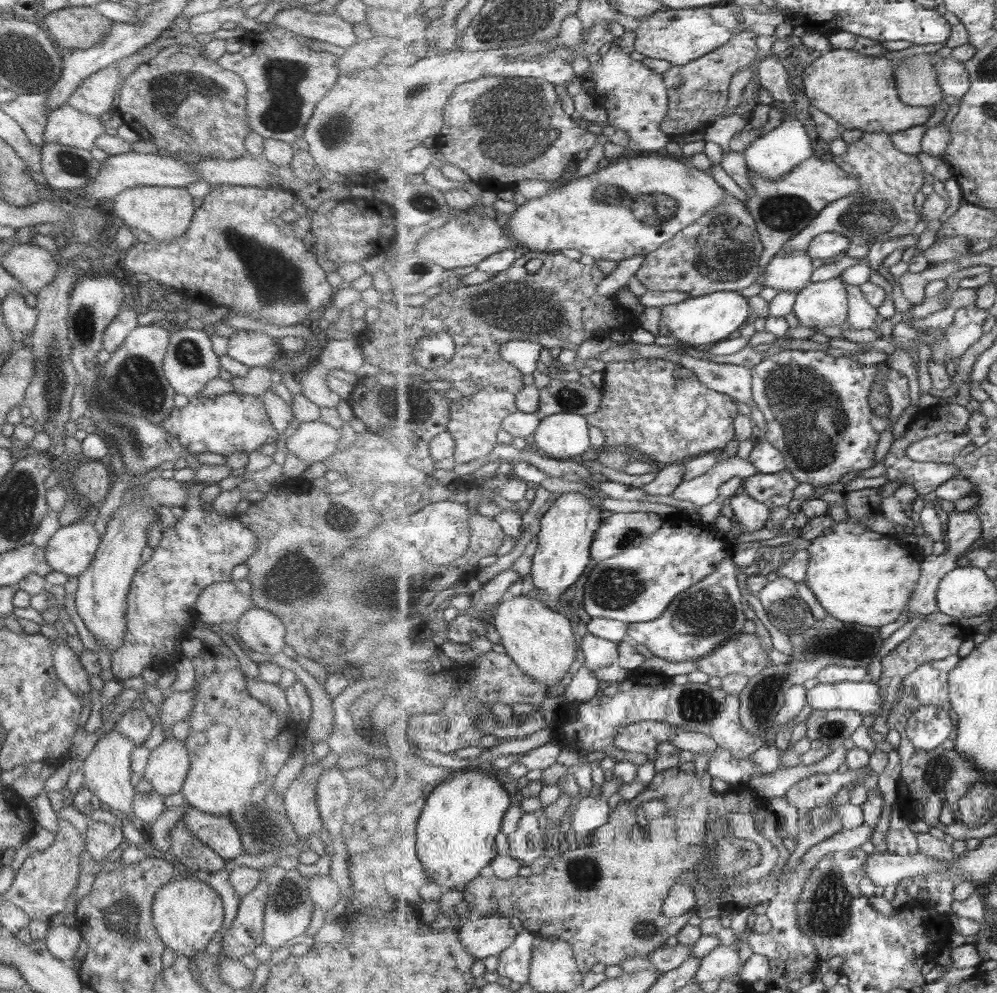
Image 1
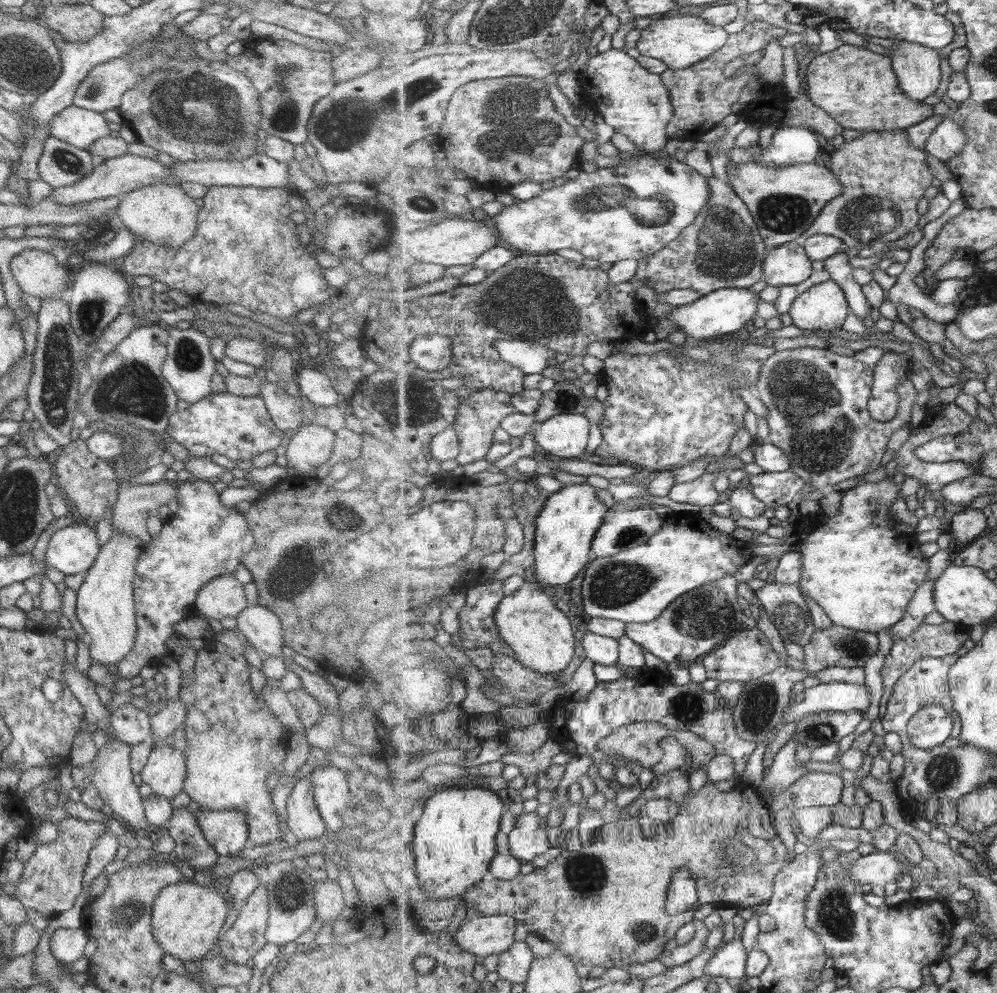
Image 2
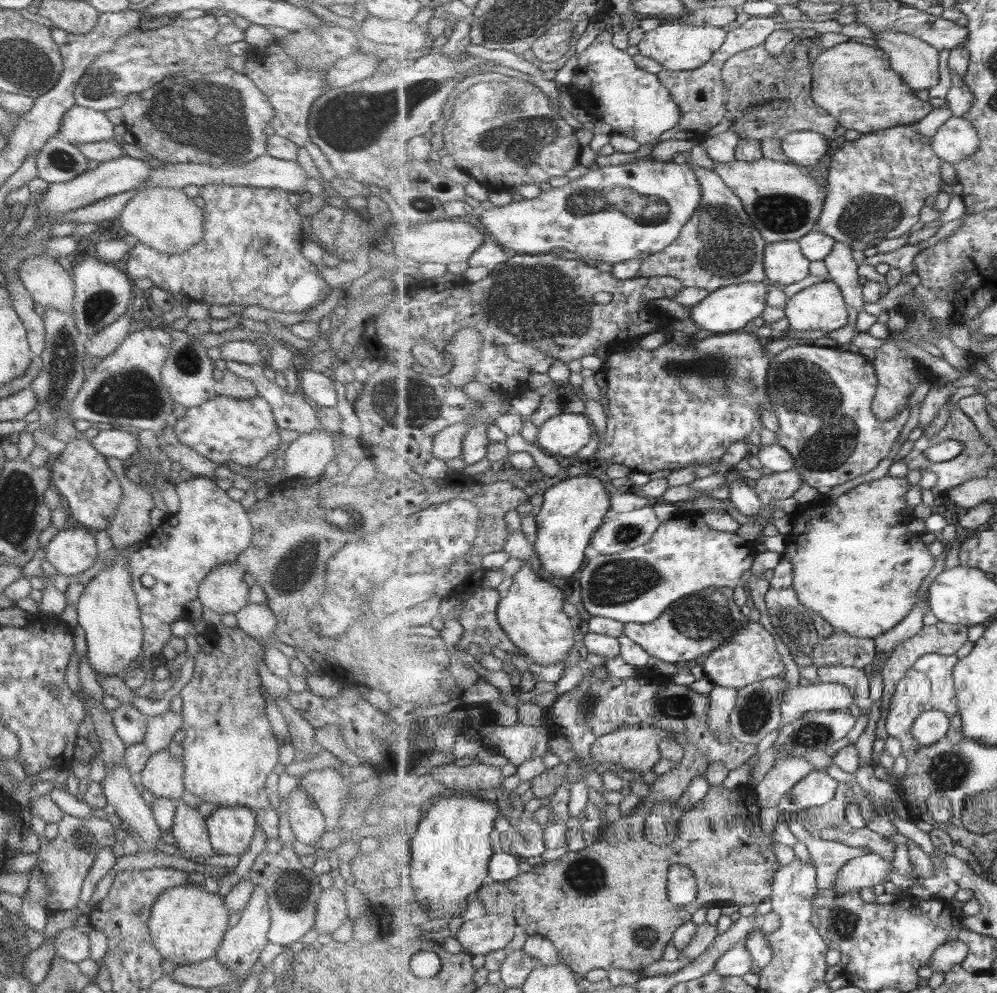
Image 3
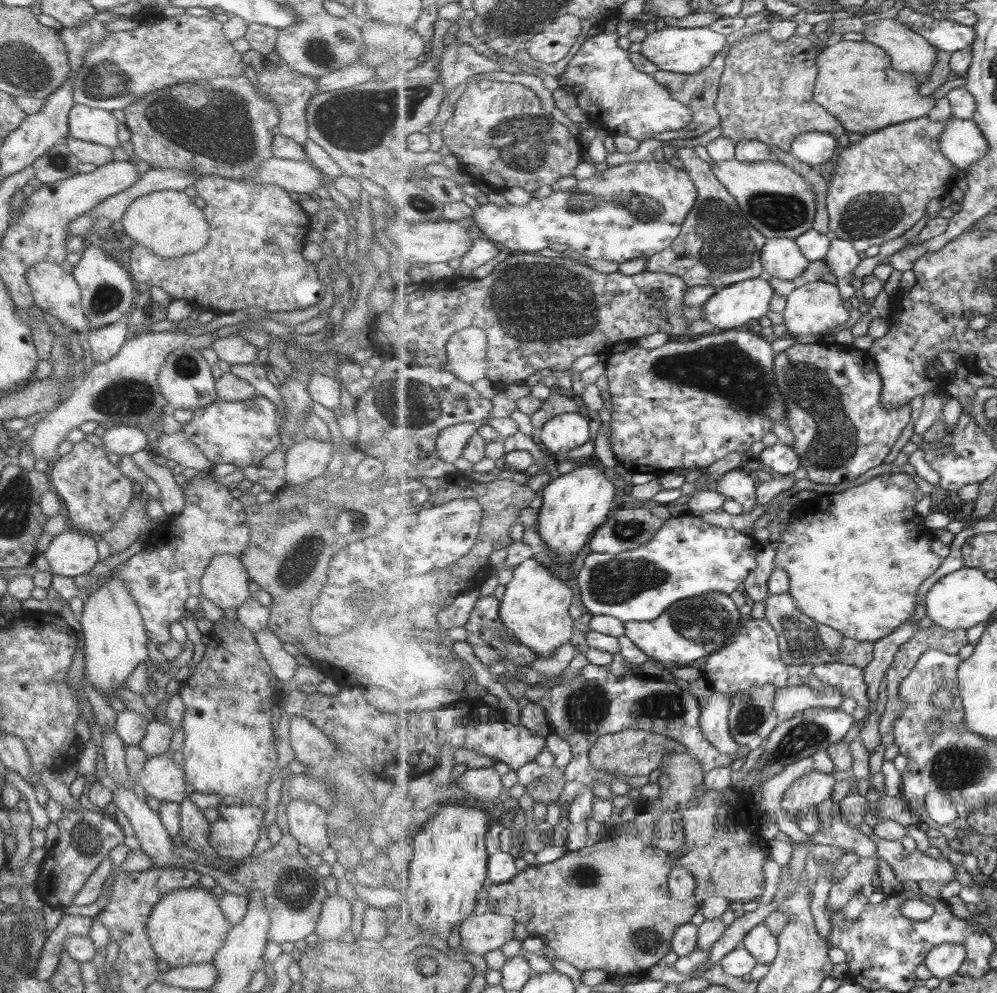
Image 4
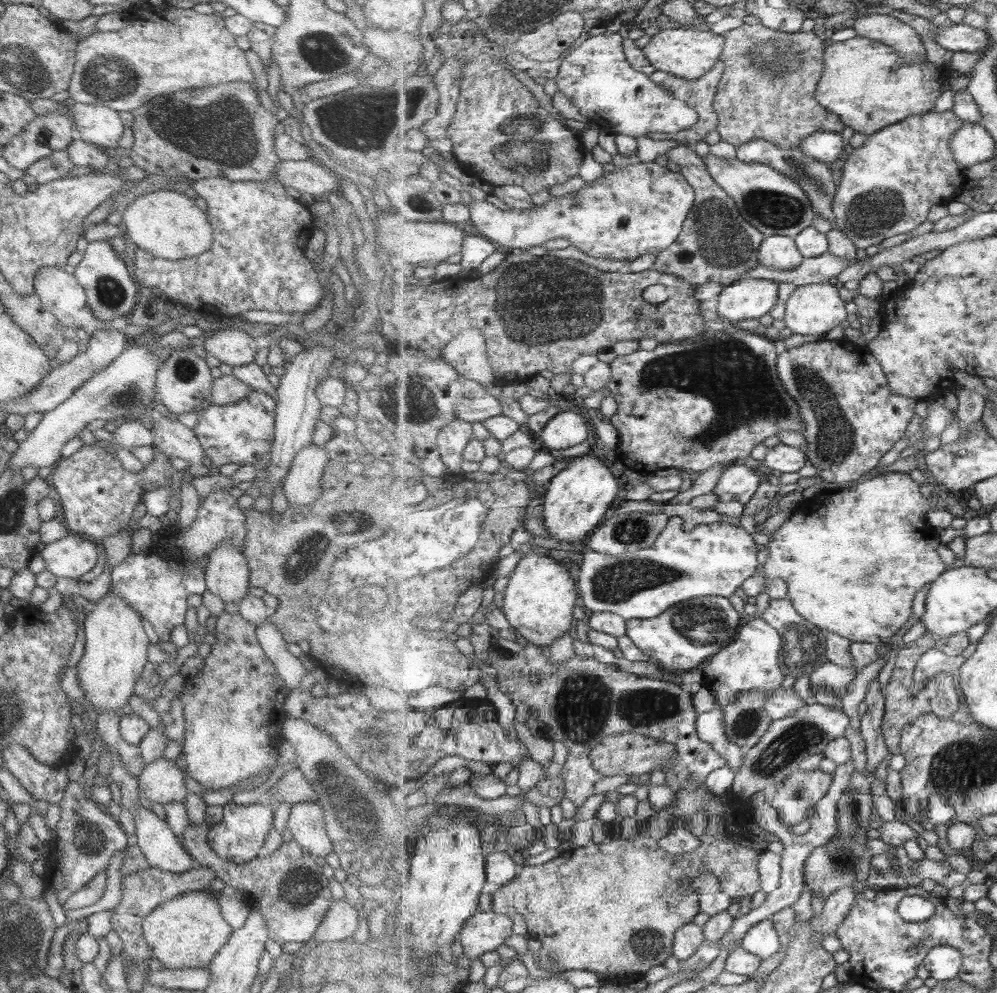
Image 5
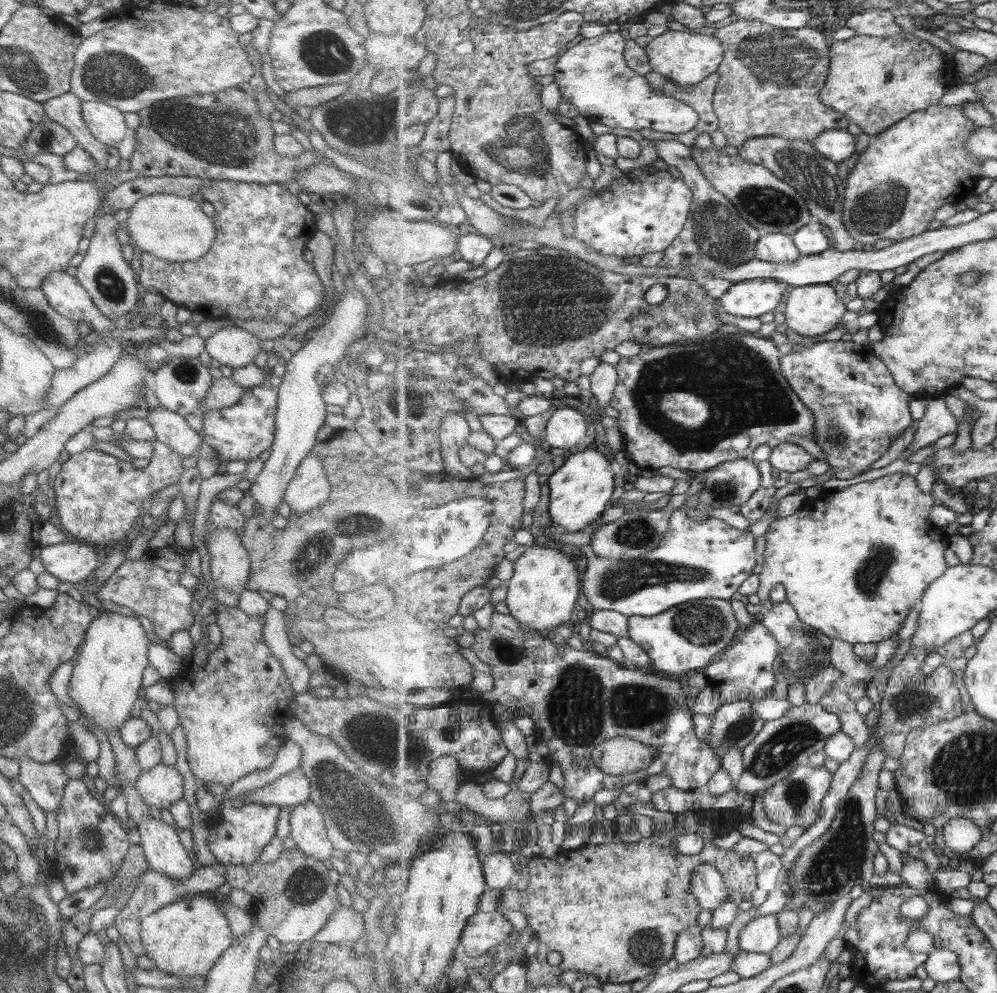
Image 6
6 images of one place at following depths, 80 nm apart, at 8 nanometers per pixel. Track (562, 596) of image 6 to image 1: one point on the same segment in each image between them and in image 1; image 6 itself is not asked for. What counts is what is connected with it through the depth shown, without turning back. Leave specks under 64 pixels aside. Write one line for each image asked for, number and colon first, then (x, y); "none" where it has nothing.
1: (541, 641)
2: (541, 636)
3: (531, 613)
4: (535, 608)
5: (540, 597)

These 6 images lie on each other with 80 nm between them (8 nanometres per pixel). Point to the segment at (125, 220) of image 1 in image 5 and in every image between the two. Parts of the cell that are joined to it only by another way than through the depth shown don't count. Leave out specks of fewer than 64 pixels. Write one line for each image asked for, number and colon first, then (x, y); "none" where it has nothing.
2: (163, 214)
3: (165, 219)
4: (168, 223)
5: (168, 225)

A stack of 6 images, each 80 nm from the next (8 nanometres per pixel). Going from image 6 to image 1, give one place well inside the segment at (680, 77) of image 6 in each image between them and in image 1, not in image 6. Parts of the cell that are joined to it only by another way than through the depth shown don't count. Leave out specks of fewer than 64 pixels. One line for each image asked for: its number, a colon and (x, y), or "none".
1: (680, 36)
2: (681, 41)
3: (677, 46)
4: (687, 51)
5: (691, 54)

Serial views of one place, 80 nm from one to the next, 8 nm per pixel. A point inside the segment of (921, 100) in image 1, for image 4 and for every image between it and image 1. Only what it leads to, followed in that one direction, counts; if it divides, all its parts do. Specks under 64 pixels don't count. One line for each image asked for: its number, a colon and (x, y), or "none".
2: (918, 68)
3: (917, 62)
4: (910, 52)

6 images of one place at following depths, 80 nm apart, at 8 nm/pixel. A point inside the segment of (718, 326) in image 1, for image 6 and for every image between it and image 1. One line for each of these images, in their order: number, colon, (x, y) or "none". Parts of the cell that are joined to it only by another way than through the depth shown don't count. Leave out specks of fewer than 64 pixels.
2: (720, 314)
3: (730, 309)
4: (735, 306)
5: (748, 298)
6: (751, 298)

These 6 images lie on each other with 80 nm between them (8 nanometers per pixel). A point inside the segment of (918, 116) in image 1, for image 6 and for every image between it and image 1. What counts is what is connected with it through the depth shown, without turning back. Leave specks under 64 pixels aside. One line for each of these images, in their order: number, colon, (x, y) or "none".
2: (859, 88)
3: (856, 83)
4: (857, 83)
5: (863, 83)
6: (876, 82)

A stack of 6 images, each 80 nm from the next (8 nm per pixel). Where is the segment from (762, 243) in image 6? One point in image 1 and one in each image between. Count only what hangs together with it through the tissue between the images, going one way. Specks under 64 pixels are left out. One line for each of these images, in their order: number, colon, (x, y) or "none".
1: (793, 270)
2: (787, 265)
3: (784, 262)
4: (782, 257)
5: (781, 252)

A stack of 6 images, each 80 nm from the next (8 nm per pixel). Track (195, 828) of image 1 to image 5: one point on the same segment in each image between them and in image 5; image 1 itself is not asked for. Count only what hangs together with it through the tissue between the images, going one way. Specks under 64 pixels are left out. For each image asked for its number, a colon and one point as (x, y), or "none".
2: (226, 831)
3: (230, 830)
4: (232, 835)
5: (238, 837)

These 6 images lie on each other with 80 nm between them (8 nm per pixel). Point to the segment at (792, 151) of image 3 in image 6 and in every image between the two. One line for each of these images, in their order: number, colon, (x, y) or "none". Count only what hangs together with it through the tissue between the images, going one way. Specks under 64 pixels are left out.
4: (812, 148)
5: (826, 146)
6: (836, 144)

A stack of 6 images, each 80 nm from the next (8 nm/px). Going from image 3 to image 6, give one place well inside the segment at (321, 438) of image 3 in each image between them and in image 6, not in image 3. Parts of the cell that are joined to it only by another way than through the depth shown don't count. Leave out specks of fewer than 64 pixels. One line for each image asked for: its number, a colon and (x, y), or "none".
4: (306, 459)
5: (307, 467)
6: (308, 489)

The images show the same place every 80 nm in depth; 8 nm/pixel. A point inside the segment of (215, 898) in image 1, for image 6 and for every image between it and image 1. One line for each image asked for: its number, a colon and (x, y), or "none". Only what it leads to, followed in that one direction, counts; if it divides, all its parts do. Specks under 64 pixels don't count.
2: (185, 918)
3: (186, 924)
4: (185, 927)
5: (185, 932)
6: (183, 939)

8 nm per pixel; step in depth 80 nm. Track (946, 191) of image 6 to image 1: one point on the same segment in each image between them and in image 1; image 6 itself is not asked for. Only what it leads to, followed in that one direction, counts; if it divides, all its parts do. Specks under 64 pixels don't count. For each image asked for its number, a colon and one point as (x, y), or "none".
1: (883, 208)
2: (883, 177)
3: (877, 185)
4: (882, 185)
5: (888, 186)

